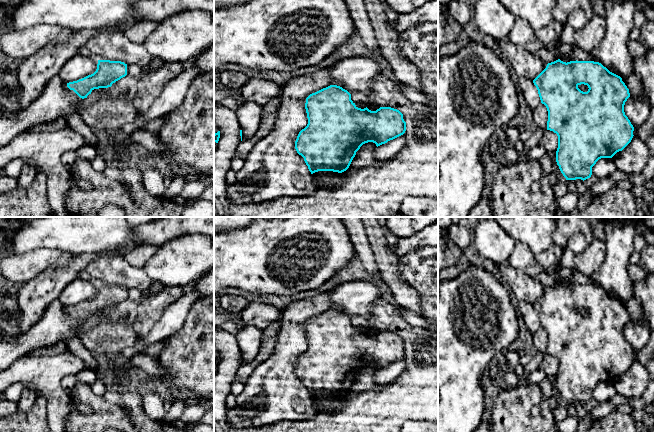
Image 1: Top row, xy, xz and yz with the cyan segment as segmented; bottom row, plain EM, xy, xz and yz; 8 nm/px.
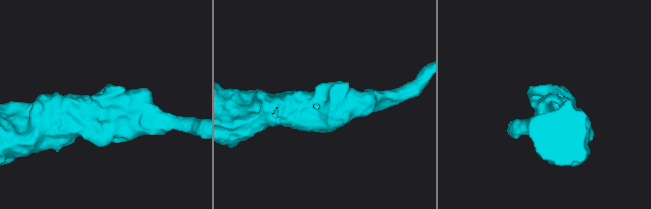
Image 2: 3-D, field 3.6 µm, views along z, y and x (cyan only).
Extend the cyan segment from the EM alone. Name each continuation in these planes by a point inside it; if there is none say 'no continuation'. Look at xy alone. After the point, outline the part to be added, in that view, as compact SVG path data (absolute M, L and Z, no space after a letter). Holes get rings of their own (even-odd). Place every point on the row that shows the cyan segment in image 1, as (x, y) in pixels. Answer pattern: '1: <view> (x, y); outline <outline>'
no continuation

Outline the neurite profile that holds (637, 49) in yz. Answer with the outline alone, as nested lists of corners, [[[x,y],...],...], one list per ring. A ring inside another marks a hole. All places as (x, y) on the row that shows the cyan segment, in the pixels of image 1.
[[[630,40],[628,48],[634,59],[643,56],[647,51],[645,46],[639,40]]]

